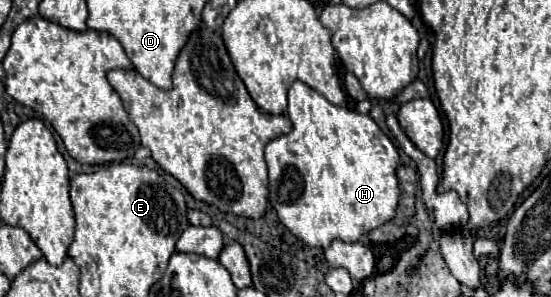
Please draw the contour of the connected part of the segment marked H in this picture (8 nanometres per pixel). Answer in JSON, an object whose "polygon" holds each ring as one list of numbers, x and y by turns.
{"polygon":[[294,82,288,90,288,118,294,128,290,134,268,142,266,162,270,176,270,204,278,212,280,222,292,230,296,238,312,248,328,248,336,238,358,242,364,232,376,230,394,218,400,196,396,180,398,148,368,114,330,104,304,82]]}

